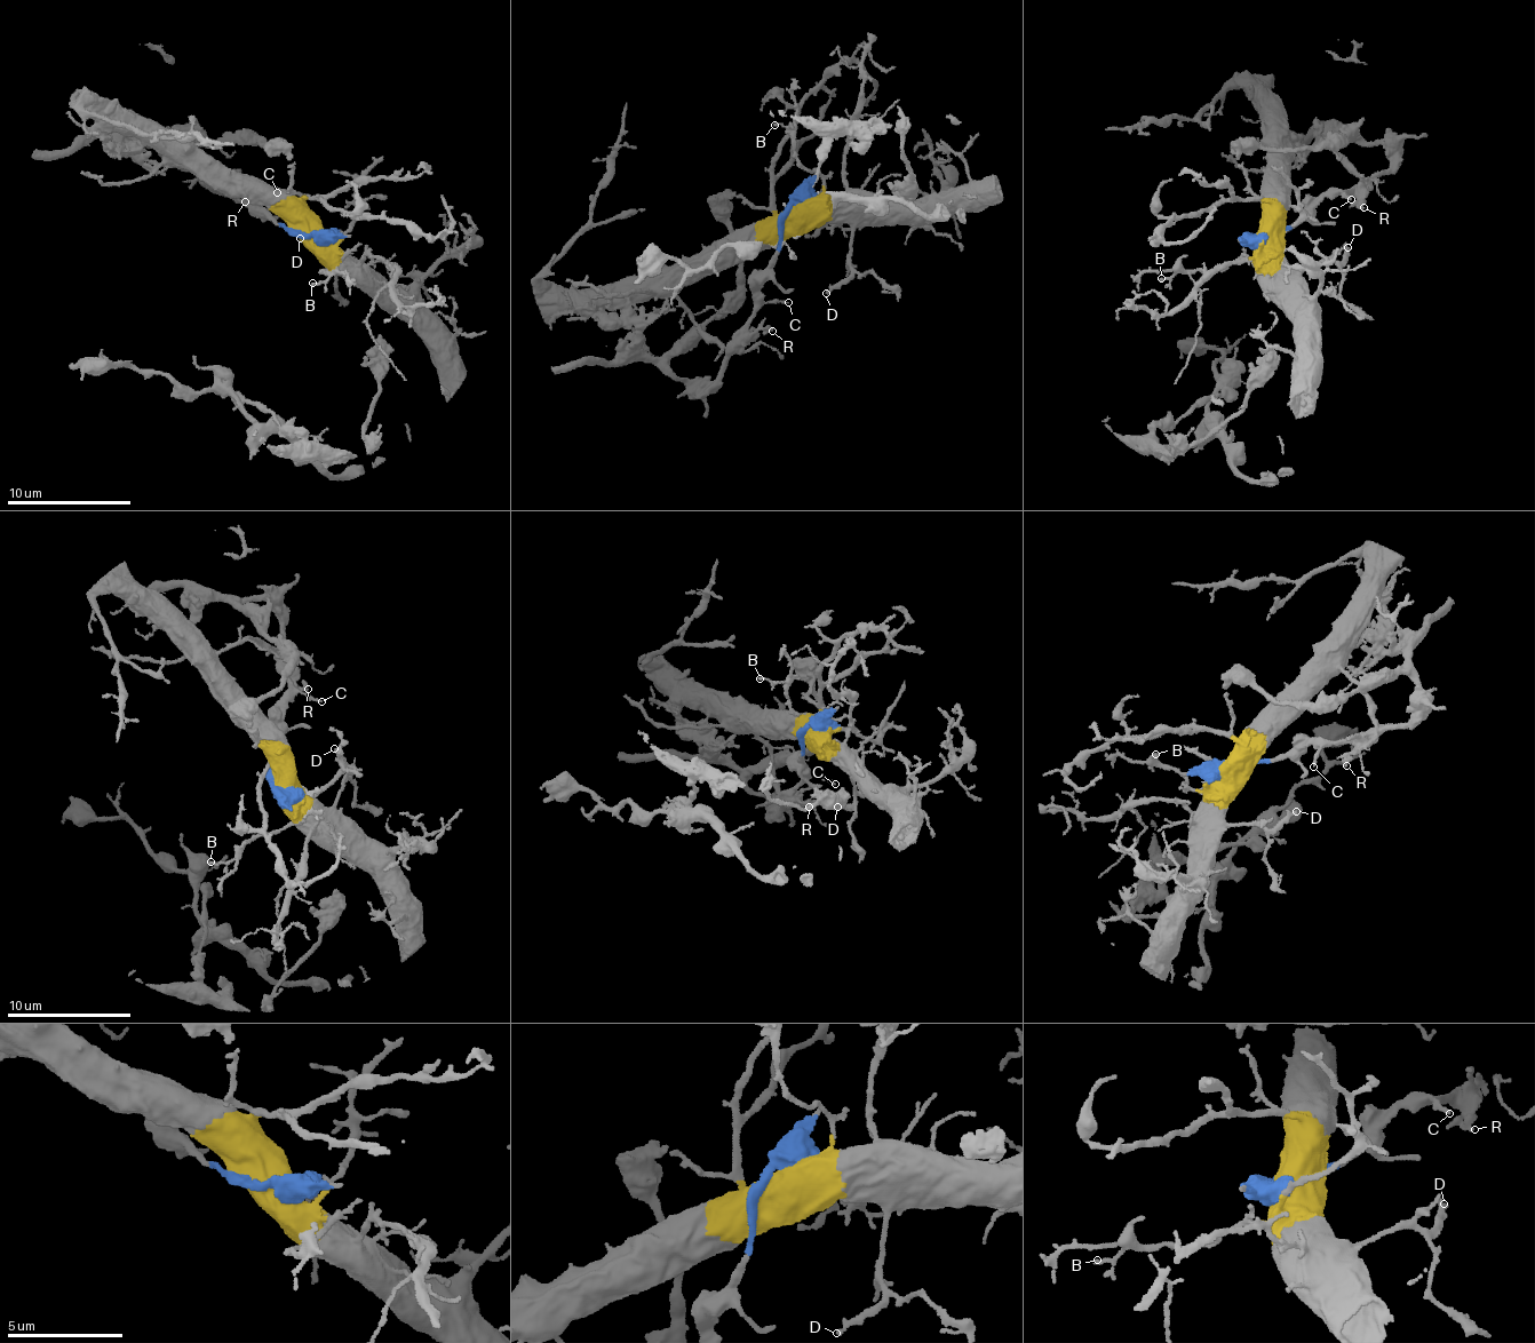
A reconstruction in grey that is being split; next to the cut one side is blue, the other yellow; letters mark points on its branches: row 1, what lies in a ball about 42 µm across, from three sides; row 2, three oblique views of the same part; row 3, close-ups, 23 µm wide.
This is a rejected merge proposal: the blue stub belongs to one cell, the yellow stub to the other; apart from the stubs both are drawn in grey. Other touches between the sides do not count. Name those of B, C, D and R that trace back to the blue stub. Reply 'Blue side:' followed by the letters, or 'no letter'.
Blue side: C, R

